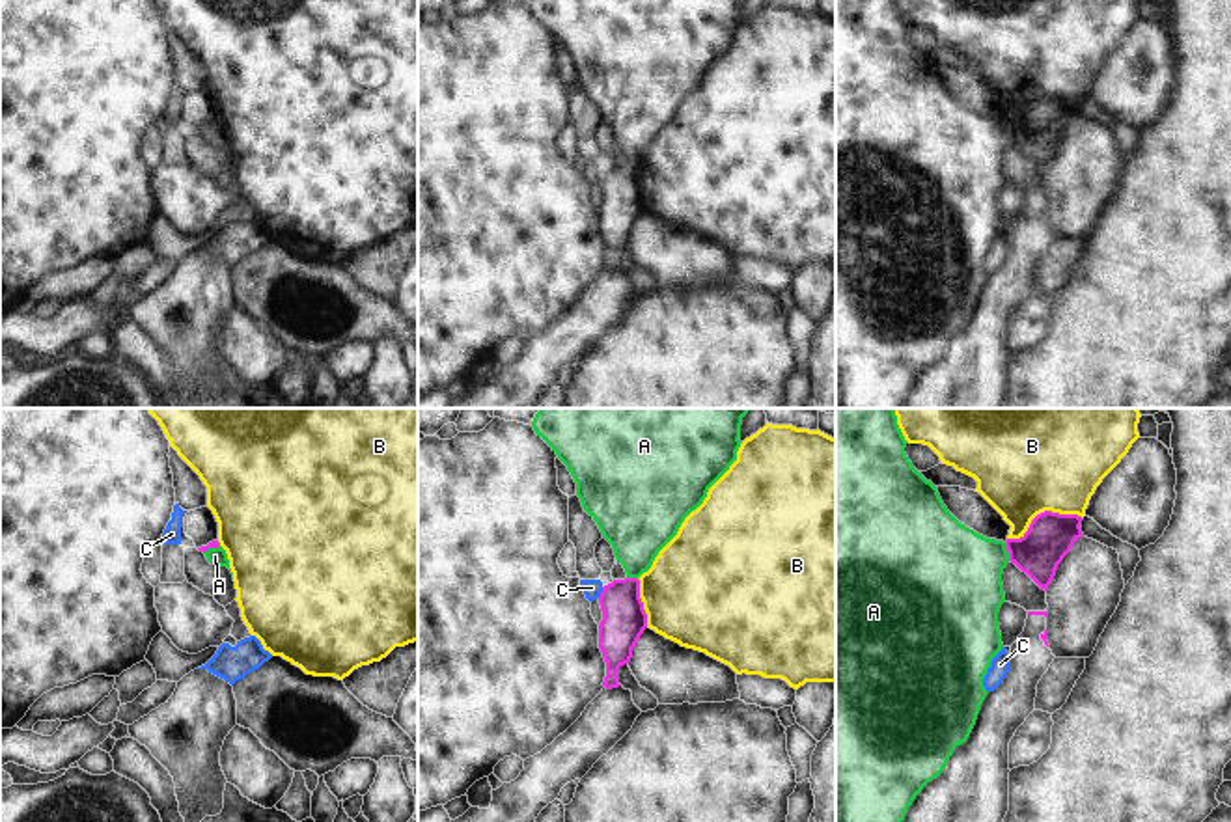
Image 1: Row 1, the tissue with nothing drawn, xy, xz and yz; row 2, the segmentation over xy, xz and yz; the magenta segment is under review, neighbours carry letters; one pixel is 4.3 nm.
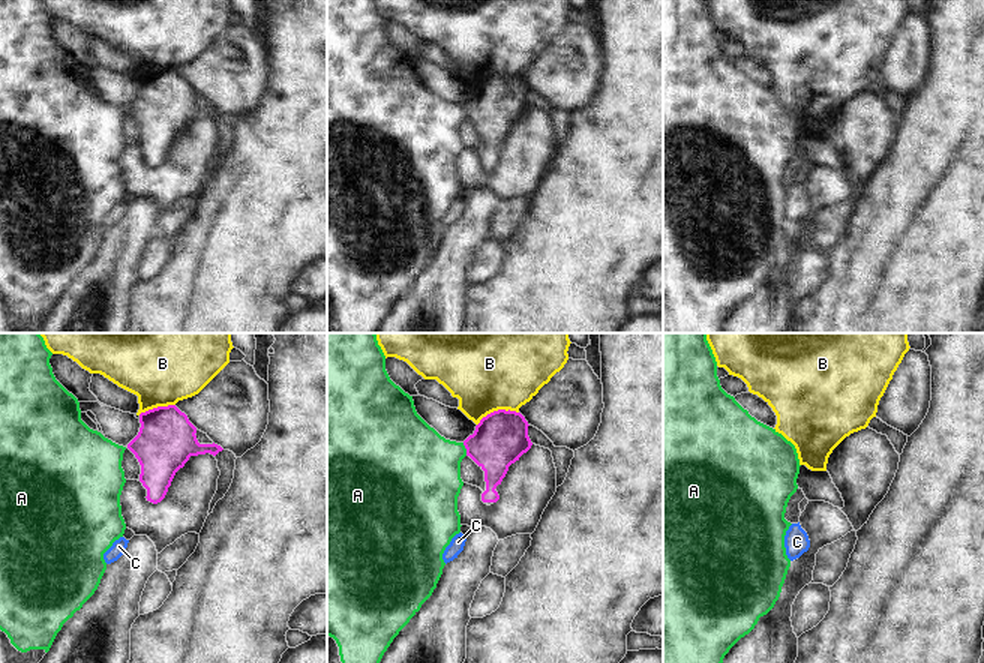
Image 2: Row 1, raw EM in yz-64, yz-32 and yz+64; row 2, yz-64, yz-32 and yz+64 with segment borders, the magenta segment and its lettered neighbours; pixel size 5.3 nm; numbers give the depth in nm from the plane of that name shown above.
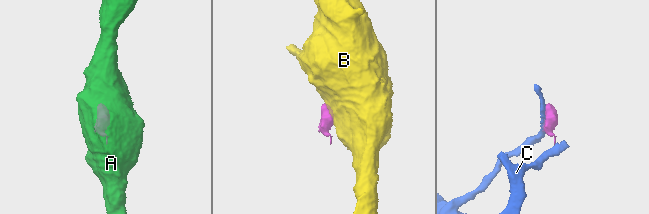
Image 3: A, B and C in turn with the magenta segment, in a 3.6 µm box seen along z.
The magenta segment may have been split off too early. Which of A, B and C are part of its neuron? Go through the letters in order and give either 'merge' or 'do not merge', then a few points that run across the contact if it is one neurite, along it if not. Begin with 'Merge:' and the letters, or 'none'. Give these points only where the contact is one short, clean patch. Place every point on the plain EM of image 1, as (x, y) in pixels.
Merge: none
A: do not merge; line yz (1004, 125), (1009, 142)
B: do not merge; line yz (1082, 99), (1041, 94), (1019, 120), (1008, 122)
C: do not merge; line xz (603, 170), (597, 179)

